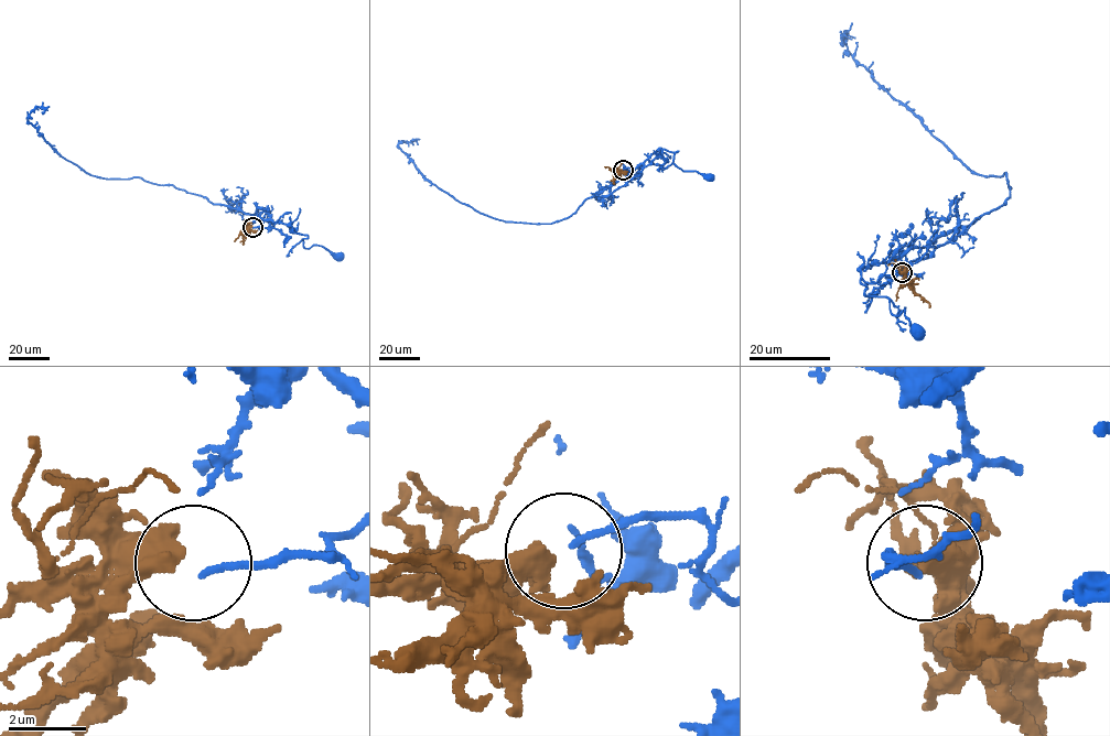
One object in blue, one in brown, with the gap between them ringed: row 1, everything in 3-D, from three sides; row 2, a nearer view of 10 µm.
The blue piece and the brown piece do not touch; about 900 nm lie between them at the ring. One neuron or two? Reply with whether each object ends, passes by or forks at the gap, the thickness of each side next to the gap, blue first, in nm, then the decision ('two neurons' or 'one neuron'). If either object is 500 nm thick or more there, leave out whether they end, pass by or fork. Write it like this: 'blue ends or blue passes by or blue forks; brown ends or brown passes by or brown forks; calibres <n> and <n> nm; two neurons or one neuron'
calibres 170 and 600 nm; two neurons

